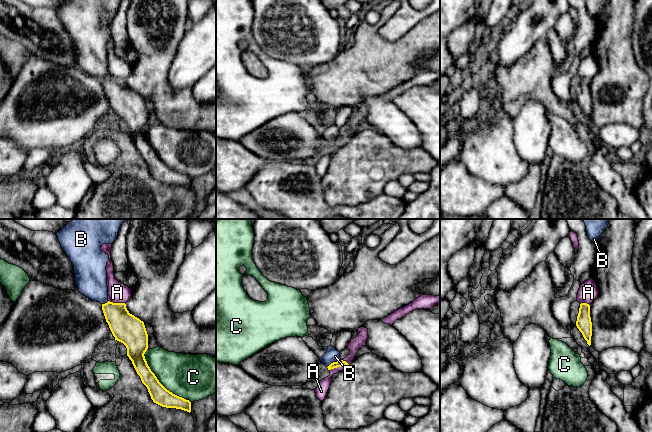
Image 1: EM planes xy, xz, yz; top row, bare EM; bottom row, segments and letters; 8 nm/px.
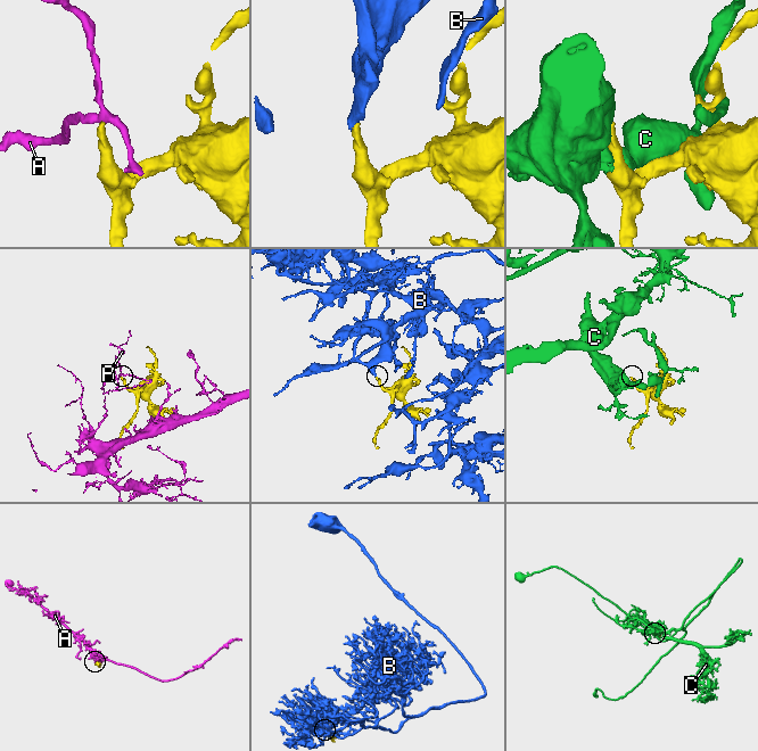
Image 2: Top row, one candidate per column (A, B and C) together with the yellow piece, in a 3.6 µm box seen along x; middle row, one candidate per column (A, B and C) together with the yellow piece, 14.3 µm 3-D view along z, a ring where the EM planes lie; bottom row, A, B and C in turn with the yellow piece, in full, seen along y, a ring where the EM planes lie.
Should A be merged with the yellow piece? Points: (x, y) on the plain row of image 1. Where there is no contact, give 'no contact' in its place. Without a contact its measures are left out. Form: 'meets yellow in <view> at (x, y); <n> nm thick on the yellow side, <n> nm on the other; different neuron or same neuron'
meets yellow in xz at (338, 142); 50 nm thick on the yellow side, 100 nm on the other; different neuron

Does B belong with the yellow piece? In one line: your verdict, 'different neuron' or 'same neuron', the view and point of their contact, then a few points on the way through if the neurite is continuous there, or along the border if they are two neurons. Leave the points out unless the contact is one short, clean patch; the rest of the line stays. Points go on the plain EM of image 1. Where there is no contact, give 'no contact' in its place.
same neuron; meets yellow in xz at (333, 138); runs through xz (340, 139), (333, 138), (332, 131)

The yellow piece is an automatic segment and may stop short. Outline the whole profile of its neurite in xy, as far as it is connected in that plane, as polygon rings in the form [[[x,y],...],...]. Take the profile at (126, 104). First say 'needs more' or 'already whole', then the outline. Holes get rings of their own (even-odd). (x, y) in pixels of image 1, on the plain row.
needs more; [[[67,0],[56,9],[63,27],[74,42],[78,67],[100,78],[115,113],[127,124],[127,132],[147,163],[154,179],[191,188],[191,178],[167,166],[151,147],[145,135],[148,110],[144,98],[130,90],[125,79],[108,76],[106,42],[109,31],[101,26],[103,20],[113,20],[121,0]]]

